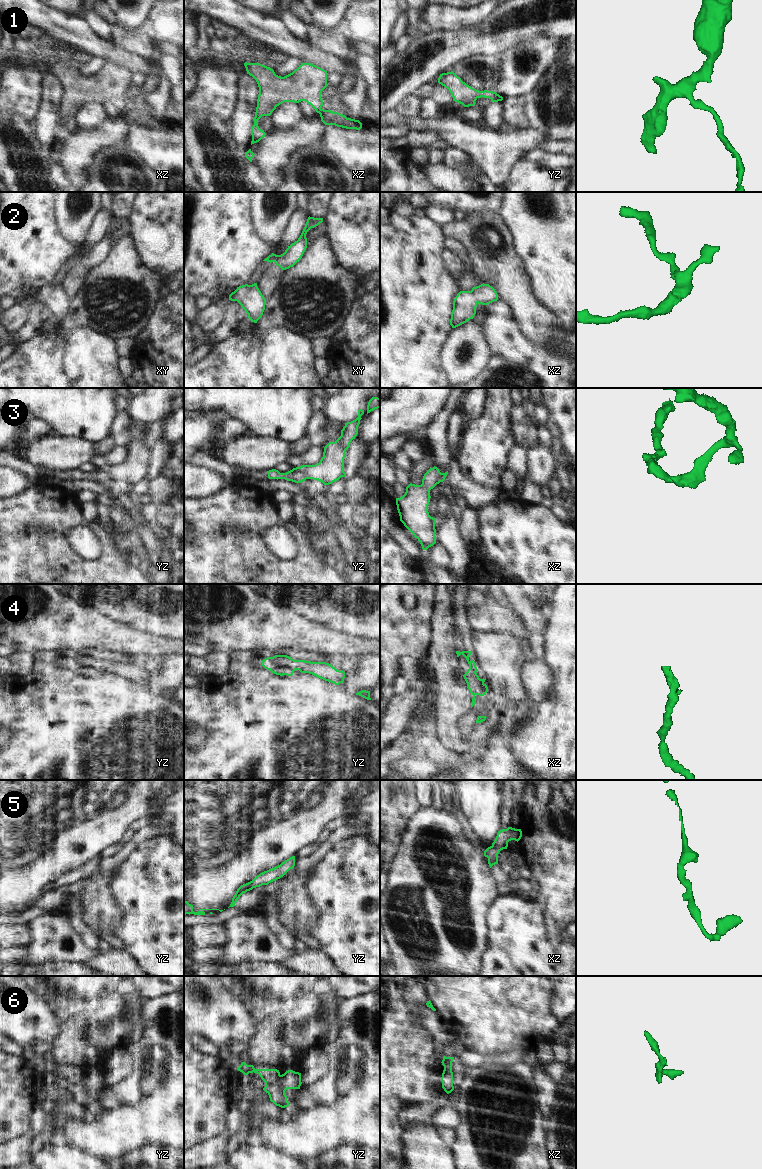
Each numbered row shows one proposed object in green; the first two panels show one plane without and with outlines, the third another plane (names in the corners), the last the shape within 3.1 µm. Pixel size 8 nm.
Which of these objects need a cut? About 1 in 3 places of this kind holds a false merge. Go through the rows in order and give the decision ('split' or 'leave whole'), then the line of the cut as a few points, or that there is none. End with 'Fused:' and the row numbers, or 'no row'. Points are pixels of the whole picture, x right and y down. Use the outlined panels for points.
1: leave whole; no cut
2: leave whole; no cut
3: leave whole; no cut
4: leave whole; no cut
5: leave whole; no cut
6: leave whole; no cut
Fused: no row

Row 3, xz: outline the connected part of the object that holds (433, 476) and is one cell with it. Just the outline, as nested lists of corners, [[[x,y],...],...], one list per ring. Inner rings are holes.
[[[437,467],[430,468],[423,476],[422,484],[410,483],[405,494],[396,498],[400,521],[420,542],[422,549],[427,550],[436,543],[436,519],[428,512],[430,490],[443,482],[448,471],[441,473]]]

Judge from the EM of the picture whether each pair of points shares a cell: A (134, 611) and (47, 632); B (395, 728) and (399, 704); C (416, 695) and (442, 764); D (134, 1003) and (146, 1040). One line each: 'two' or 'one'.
A: two
B: one
C: two
D: two

